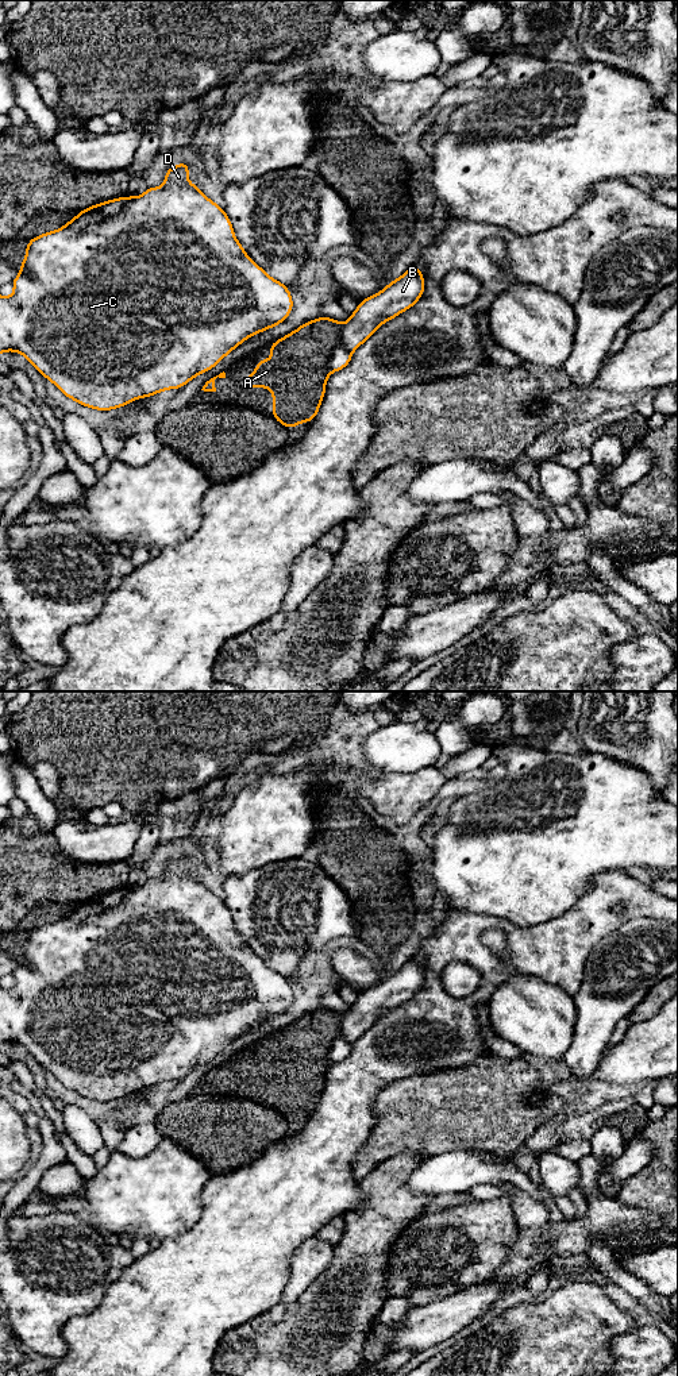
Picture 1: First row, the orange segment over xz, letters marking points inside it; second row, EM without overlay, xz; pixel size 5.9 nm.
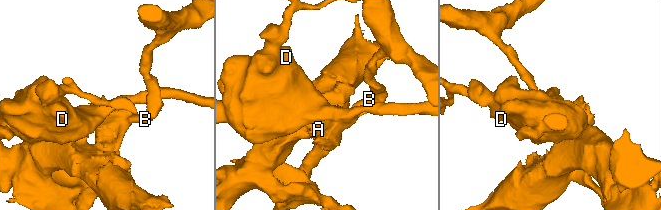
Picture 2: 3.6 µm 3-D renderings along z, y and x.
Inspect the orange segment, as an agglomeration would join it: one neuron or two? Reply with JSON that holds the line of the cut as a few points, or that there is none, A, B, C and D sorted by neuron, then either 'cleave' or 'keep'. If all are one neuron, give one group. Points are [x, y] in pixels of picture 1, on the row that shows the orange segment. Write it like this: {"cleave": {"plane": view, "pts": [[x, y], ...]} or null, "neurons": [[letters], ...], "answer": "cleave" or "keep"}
{"cleave": {"plane": "xz", "pts": [[342, 324], [339, 340], [330, 357], [331, 370]]}, "neurons": [["A"], ["B", "C", "D"]], "answer": "cleave"}

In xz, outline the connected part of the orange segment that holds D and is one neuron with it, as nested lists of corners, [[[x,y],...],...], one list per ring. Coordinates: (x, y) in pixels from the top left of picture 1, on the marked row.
[[[181,162],[165,171],[165,184],[150,188],[138,197],[119,197],[92,205],[61,230],[50,231],[27,242],[26,258],[22,270],[11,282],[15,292],[11,297],[0,296],[0,354],[16,351],[66,397],[78,404],[97,409],[111,411],[122,408],[134,400],[150,397],[167,389],[180,389],[196,375],[208,371],[227,354],[250,336],[282,323],[293,311],[290,290],[265,273],[254,263],[242,244],[236,240],[231,220],[224,209],[211,201],[196,185],[188,180],[190,165]]]

